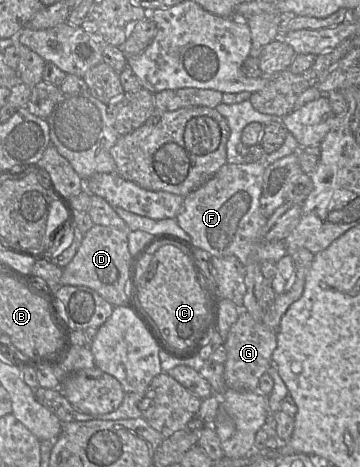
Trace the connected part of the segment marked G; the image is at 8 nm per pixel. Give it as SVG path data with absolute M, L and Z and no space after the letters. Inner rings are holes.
M305 248L288 251L287 254L291 255L296 271L296 279L291 289L282 294L276 294L274 303L264 311L262 320L256 320L244 307L240 308L241 313L237 321L231 326L223 342L227 353L227 359L224 363L224 376L226 388L228 389L239 392L259 391L260 377L273 365L272 354L277 347L277 332L281 318L289 306L301 297L307 272L315 257L315 254Z

